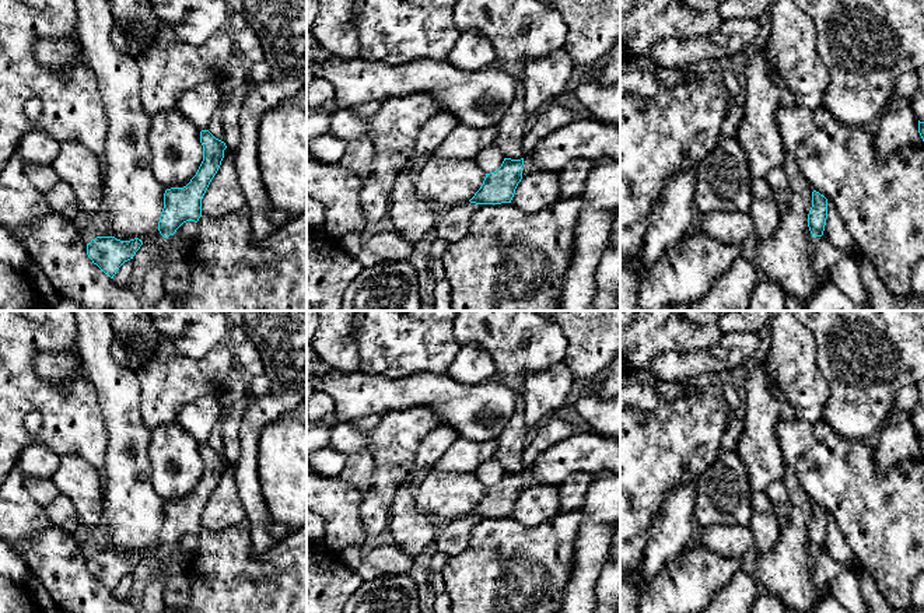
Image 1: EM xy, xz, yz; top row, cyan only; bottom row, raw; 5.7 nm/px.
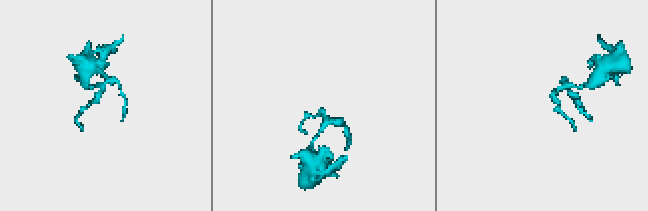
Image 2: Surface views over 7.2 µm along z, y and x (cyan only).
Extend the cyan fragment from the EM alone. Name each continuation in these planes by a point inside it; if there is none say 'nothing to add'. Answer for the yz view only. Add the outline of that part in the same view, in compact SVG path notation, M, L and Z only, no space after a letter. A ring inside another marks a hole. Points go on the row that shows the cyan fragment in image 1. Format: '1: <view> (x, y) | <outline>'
nothing to add

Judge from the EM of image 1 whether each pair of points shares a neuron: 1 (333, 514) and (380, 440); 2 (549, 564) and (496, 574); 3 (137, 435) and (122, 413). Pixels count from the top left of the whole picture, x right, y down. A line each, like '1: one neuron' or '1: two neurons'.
1: two neurons
2: one neuron
3: one neuron

